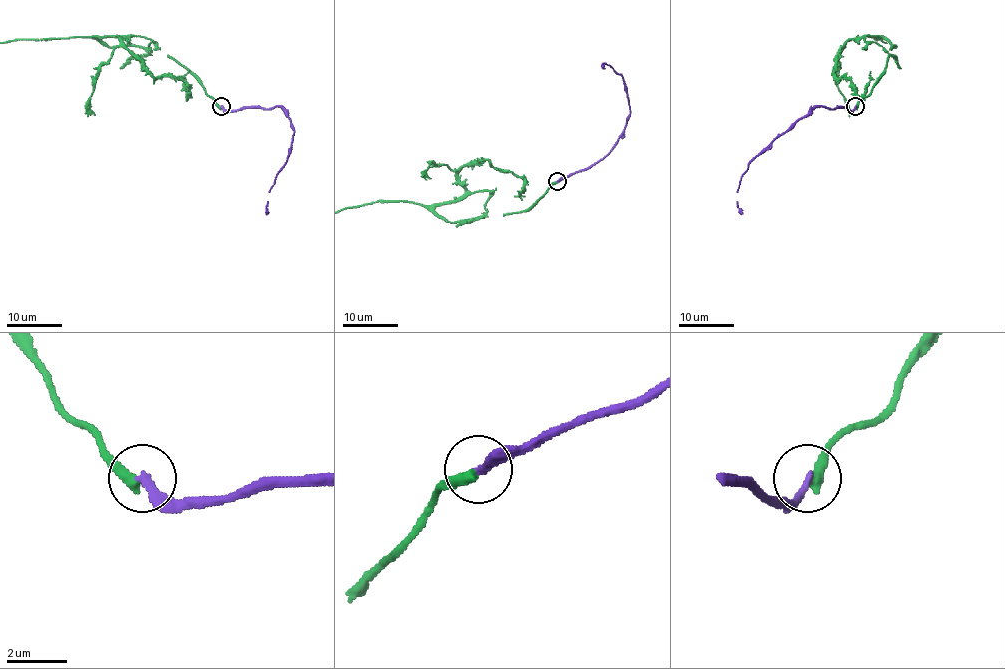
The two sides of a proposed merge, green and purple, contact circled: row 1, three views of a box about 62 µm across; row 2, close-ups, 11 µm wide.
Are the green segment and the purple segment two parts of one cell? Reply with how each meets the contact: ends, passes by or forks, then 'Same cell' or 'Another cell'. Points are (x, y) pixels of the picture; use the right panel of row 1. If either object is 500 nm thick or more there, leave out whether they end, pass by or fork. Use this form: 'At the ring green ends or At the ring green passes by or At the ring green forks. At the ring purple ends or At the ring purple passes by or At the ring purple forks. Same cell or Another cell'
At the ring green ends. At the ring purple ends. Another cell

